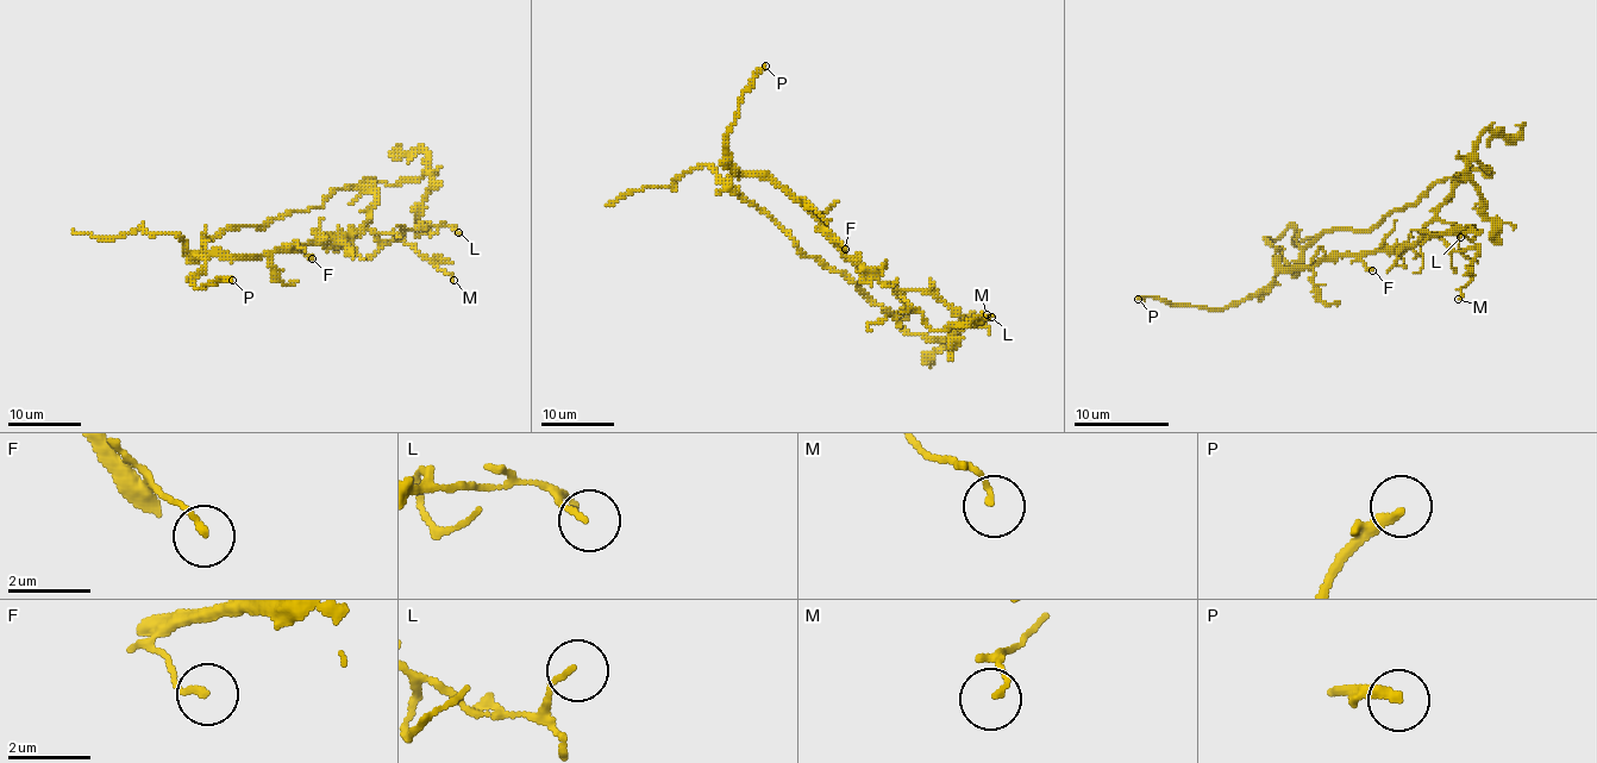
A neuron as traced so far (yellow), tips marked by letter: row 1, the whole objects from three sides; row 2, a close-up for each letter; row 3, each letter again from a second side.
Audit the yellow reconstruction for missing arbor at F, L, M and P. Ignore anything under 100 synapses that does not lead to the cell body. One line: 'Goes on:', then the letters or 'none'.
Goes on: none

